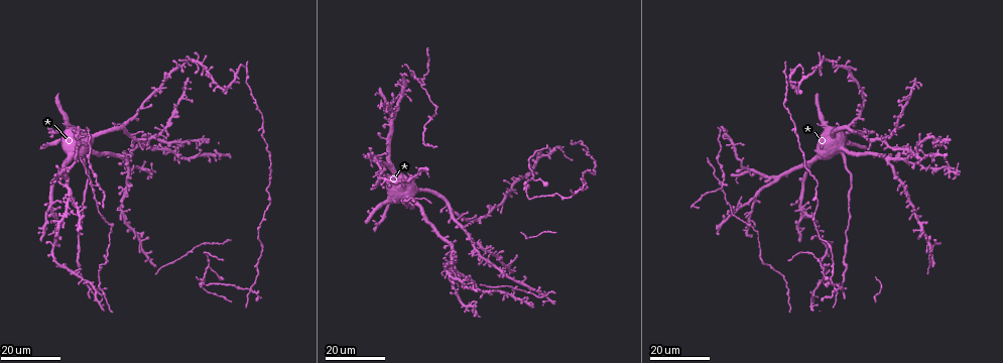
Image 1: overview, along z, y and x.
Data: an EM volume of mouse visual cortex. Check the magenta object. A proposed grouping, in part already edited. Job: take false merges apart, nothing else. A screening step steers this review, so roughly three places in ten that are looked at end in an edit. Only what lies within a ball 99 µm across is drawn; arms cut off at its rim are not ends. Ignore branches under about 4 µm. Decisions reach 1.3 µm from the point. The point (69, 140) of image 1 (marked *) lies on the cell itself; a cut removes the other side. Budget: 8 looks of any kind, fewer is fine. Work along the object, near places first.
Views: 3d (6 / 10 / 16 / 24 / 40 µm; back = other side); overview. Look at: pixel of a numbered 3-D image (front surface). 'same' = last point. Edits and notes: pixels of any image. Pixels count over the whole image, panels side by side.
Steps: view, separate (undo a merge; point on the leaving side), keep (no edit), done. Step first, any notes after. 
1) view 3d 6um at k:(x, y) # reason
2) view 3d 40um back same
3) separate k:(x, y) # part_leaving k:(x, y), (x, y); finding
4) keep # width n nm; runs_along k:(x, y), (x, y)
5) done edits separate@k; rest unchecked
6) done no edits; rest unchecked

view 3d 16um at 1:(91, 187) # arms part here

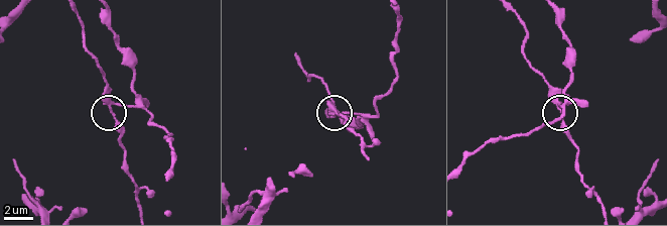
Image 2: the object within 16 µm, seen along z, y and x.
view 3d 10um at 2:(110, 105)

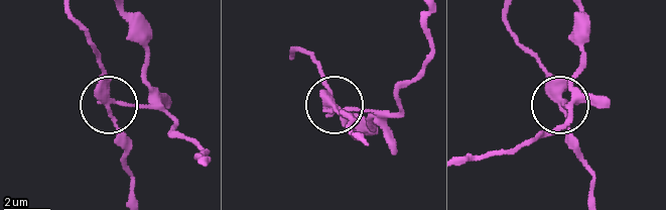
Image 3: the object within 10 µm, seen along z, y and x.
separate 3:(146, 105) # side_arm 13 um; part_leaving 3:(109, 98), (136, 103), (147, 92), (147, 39), (126, 11); a second cell is stuck on

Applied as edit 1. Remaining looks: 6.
view 3d 10um at 2:(599, 198) # three arms meet

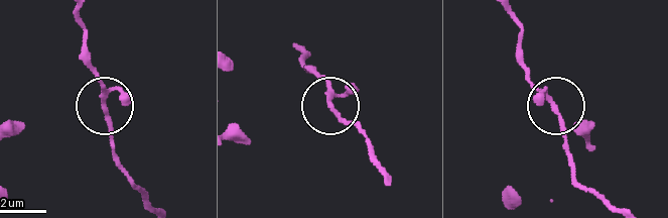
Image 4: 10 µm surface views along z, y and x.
keep # width 170 nm; all the same cell

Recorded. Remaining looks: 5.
view 3d 24um at 1:(456, 220)

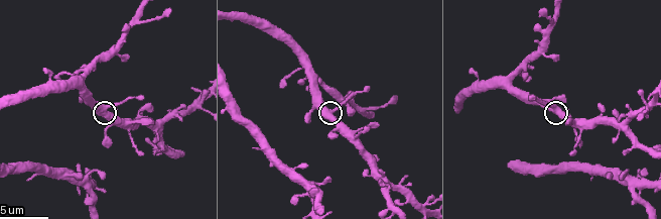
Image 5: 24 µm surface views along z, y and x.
view 3d 10um at 5:(107, 105)

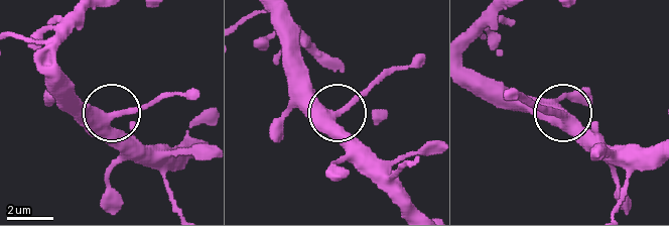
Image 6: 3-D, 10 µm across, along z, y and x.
keep # continuous, no second cell

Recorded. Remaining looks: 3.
view 3d 24um at 1:(198, 64)

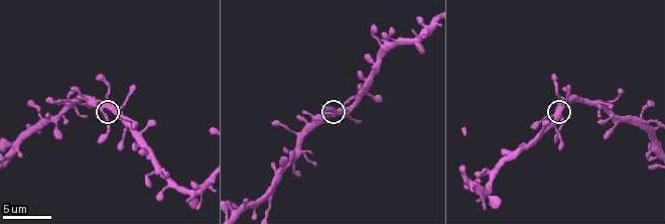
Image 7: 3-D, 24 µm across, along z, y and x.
view 3d 10um at 7:(328, 112)

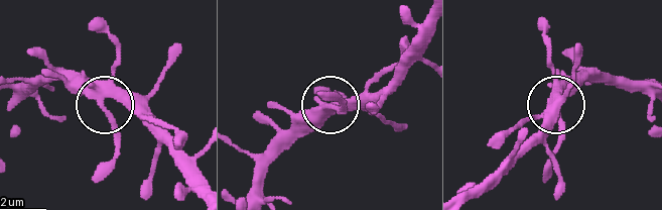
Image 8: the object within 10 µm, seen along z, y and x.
keep # width 360 nm; continuous, no second cell

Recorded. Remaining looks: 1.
done edits separate@3; rest unchecked

